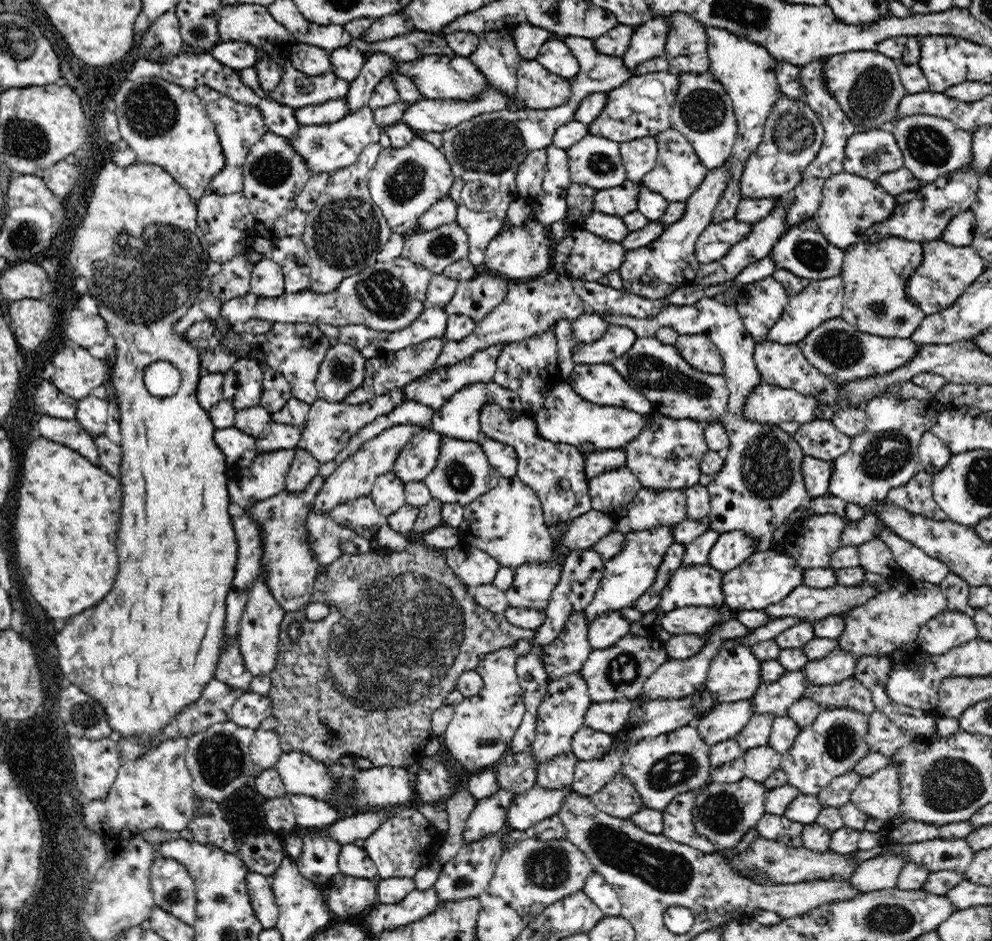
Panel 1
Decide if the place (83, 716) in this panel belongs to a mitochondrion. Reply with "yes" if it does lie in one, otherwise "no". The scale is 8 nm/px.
yes

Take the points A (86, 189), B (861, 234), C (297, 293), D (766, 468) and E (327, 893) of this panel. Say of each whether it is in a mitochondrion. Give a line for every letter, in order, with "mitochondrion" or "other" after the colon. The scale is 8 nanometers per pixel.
A: other
B: other
C: other
D: mitochondrion
E: other

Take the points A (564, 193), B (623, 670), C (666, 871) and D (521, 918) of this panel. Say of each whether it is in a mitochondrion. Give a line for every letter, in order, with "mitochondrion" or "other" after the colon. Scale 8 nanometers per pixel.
A: other
B: mitochondrion
C: mitochondrion
D: other

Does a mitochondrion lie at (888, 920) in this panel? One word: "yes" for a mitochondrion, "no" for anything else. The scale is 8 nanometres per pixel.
yes

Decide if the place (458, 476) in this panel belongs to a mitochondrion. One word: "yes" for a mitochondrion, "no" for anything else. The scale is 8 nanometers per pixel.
yes

